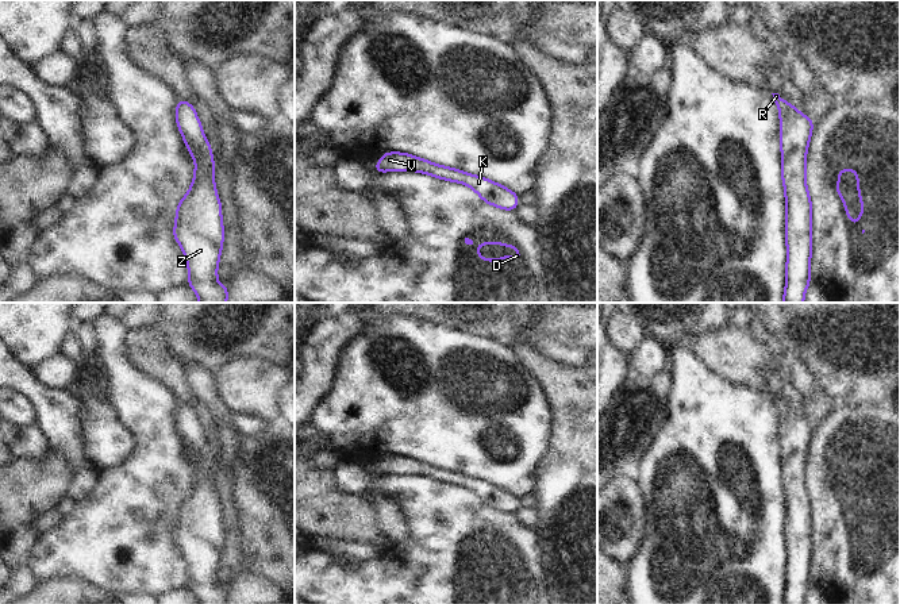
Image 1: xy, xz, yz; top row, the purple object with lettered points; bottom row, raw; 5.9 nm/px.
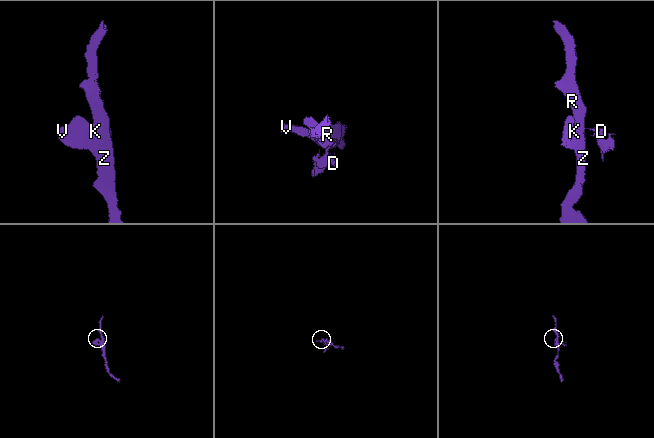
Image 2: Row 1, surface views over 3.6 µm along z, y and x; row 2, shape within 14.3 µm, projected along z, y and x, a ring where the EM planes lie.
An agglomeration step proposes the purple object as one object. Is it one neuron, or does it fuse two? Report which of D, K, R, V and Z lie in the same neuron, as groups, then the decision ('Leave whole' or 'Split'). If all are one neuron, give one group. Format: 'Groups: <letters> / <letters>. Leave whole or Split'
Groups: D / K R V Z. Split.

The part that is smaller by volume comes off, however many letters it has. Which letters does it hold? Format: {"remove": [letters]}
{"remove": ["D"]}

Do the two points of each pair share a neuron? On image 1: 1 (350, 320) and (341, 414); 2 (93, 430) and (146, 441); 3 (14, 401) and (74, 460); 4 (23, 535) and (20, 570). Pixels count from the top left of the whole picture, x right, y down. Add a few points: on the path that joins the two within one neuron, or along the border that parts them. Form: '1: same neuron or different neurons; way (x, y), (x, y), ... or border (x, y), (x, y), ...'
1: different neurons; border (358, 316), (362, 327), (341, 350), (335, 370)
2: different neurons; border (114, 412), (134, 439), (133, 450), (119, 465)
3: different neurons; border (18, 392), (29, 400), (34, 411), (34, 422)
4: same neuron; way (20, 543), (20, 562)

